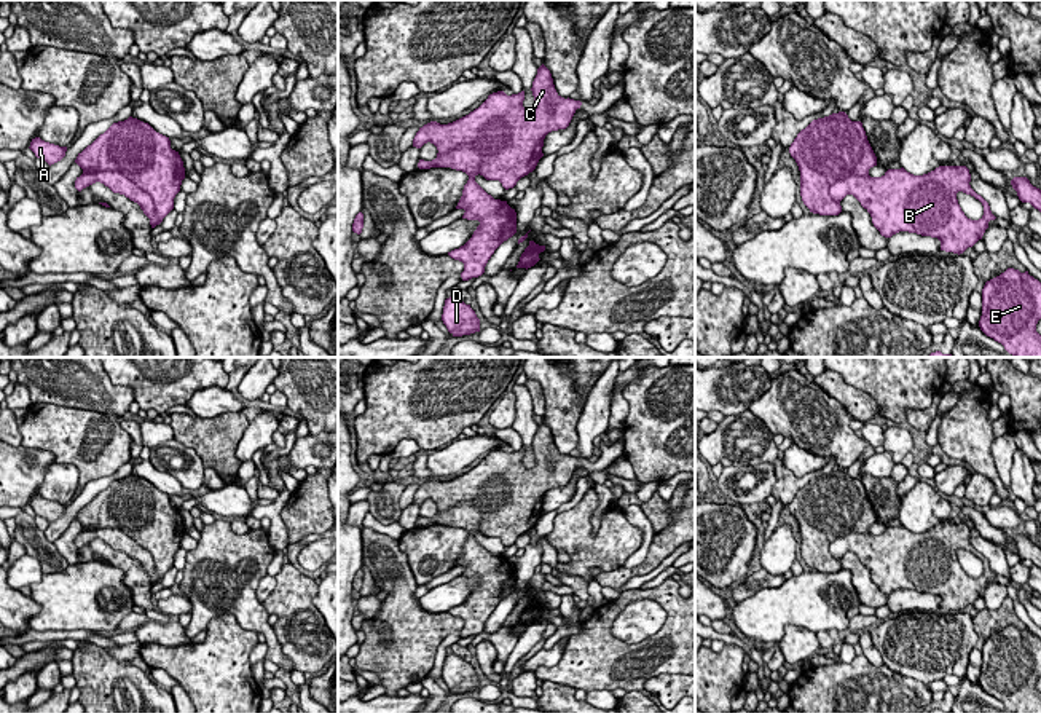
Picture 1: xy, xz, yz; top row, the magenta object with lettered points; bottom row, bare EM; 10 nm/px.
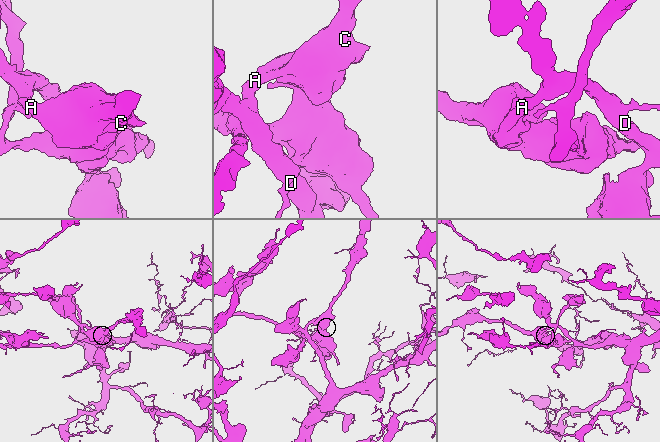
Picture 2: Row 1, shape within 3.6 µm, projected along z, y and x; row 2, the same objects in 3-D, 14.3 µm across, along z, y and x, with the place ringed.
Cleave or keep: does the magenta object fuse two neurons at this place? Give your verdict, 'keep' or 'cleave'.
cleave

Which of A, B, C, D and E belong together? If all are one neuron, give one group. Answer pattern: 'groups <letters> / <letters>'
groups A C D E / B

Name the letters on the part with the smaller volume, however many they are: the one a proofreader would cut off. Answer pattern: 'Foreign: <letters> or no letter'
Foreign: B

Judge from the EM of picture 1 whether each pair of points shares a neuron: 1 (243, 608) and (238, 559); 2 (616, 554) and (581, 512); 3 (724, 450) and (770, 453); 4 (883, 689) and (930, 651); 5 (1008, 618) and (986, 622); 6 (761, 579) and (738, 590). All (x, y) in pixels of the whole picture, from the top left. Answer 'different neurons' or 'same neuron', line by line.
1: same neuron
2: same neuron
3: same neuron
4: different neurons
5: same neuron
6: same neuron

